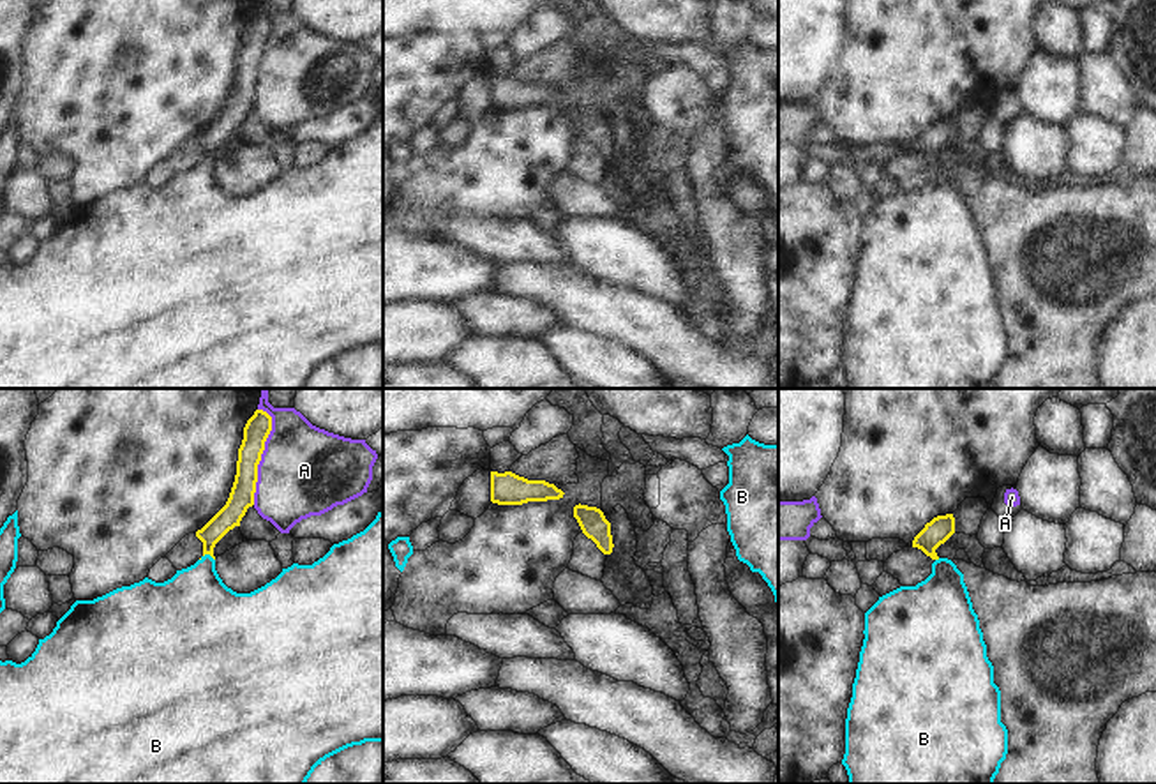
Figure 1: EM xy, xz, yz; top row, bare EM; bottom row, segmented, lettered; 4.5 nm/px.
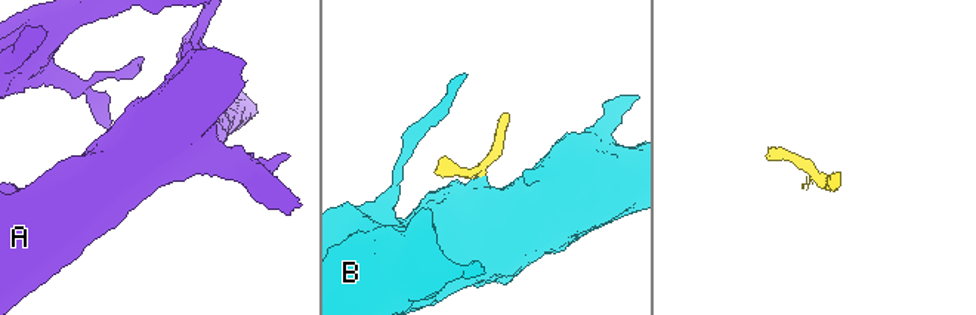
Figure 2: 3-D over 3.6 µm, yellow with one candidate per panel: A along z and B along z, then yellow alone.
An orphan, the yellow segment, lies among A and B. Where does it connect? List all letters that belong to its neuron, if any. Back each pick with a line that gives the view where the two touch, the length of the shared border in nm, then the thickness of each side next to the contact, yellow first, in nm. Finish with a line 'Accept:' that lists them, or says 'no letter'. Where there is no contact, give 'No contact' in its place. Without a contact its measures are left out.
B: Touches yellow in xy. Shared border 70 nm. Thickness 110 nm (yellow) against 340 nm
Accept: B

